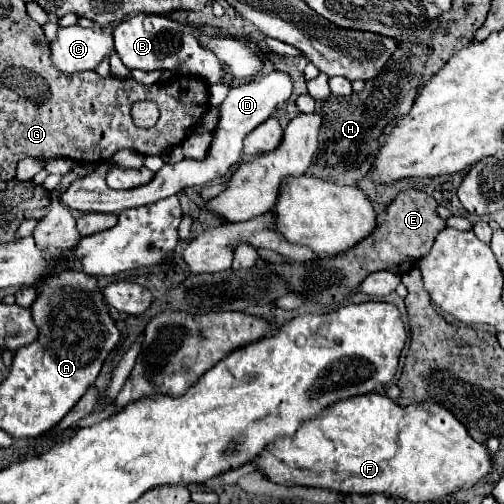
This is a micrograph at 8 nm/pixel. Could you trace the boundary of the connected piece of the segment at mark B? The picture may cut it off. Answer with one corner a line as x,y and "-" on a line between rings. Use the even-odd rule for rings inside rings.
135,14
115,26
115,52
129,70
179,70
183,76
197,76
209,84
219,84
221,64
219,58
203,48
193,36
187,24
181,24
169,16
157,14

